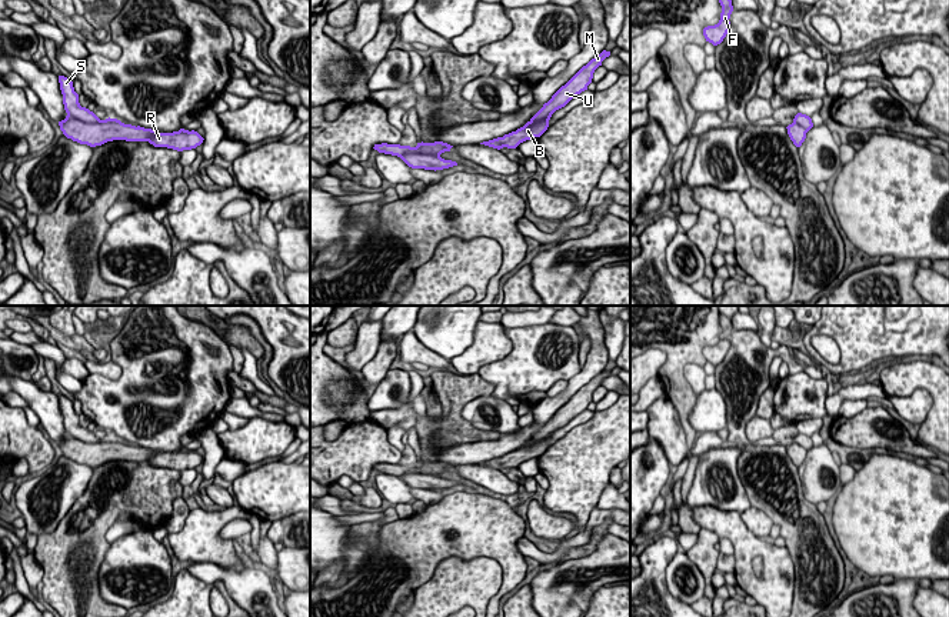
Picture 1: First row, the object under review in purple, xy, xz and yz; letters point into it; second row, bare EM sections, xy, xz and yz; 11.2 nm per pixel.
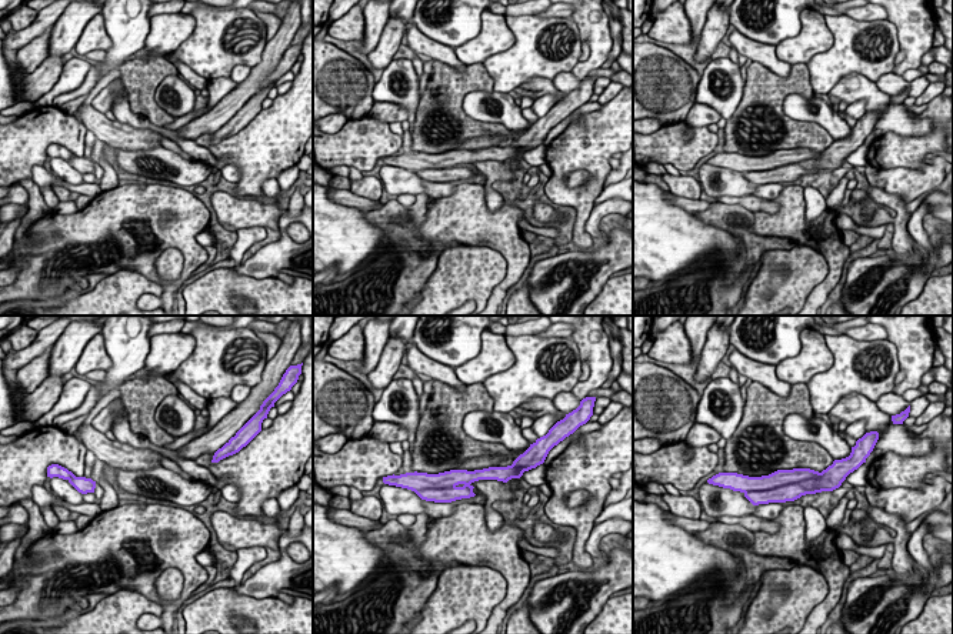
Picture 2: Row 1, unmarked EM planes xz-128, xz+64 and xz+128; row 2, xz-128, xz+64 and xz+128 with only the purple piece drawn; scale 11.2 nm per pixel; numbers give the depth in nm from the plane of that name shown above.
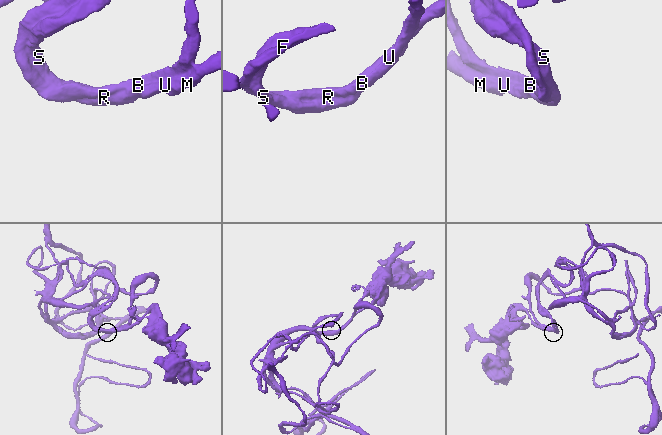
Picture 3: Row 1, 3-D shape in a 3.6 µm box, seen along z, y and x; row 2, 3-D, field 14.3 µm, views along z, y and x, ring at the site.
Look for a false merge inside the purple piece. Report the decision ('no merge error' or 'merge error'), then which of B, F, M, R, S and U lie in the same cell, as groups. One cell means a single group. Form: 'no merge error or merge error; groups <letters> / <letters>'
no merge error; groups B F M R S U

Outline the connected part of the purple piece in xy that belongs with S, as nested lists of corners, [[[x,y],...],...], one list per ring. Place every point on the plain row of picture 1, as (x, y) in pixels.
[[[59,396],[66,438],[59,441],[60,450],[67,458],[90,467],[101,466],[113,460],[149,461],[154,467],[167,467],[177,471],[196,468],[203,457],[192,450],[180,448],[173,453],[159,453],[140,446],[124,444],[117,438],[100,440],[93,431],[81,427],[73,401]]]

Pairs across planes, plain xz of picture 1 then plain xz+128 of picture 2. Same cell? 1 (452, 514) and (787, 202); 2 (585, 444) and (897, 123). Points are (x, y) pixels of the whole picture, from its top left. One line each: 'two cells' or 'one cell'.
1: one cell
2: two cells

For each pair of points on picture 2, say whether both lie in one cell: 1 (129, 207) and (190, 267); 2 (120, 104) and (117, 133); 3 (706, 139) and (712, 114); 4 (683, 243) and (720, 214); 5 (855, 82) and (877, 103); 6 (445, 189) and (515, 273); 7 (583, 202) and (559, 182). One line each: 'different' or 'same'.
1: same
2: different
3: different
4: different
5: same
6: different
7: same

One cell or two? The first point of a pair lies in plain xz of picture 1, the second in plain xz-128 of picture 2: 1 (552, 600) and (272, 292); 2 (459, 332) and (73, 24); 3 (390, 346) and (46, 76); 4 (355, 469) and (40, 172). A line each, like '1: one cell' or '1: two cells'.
1: two cells
2: two cells
3: one cell
4: two cells

